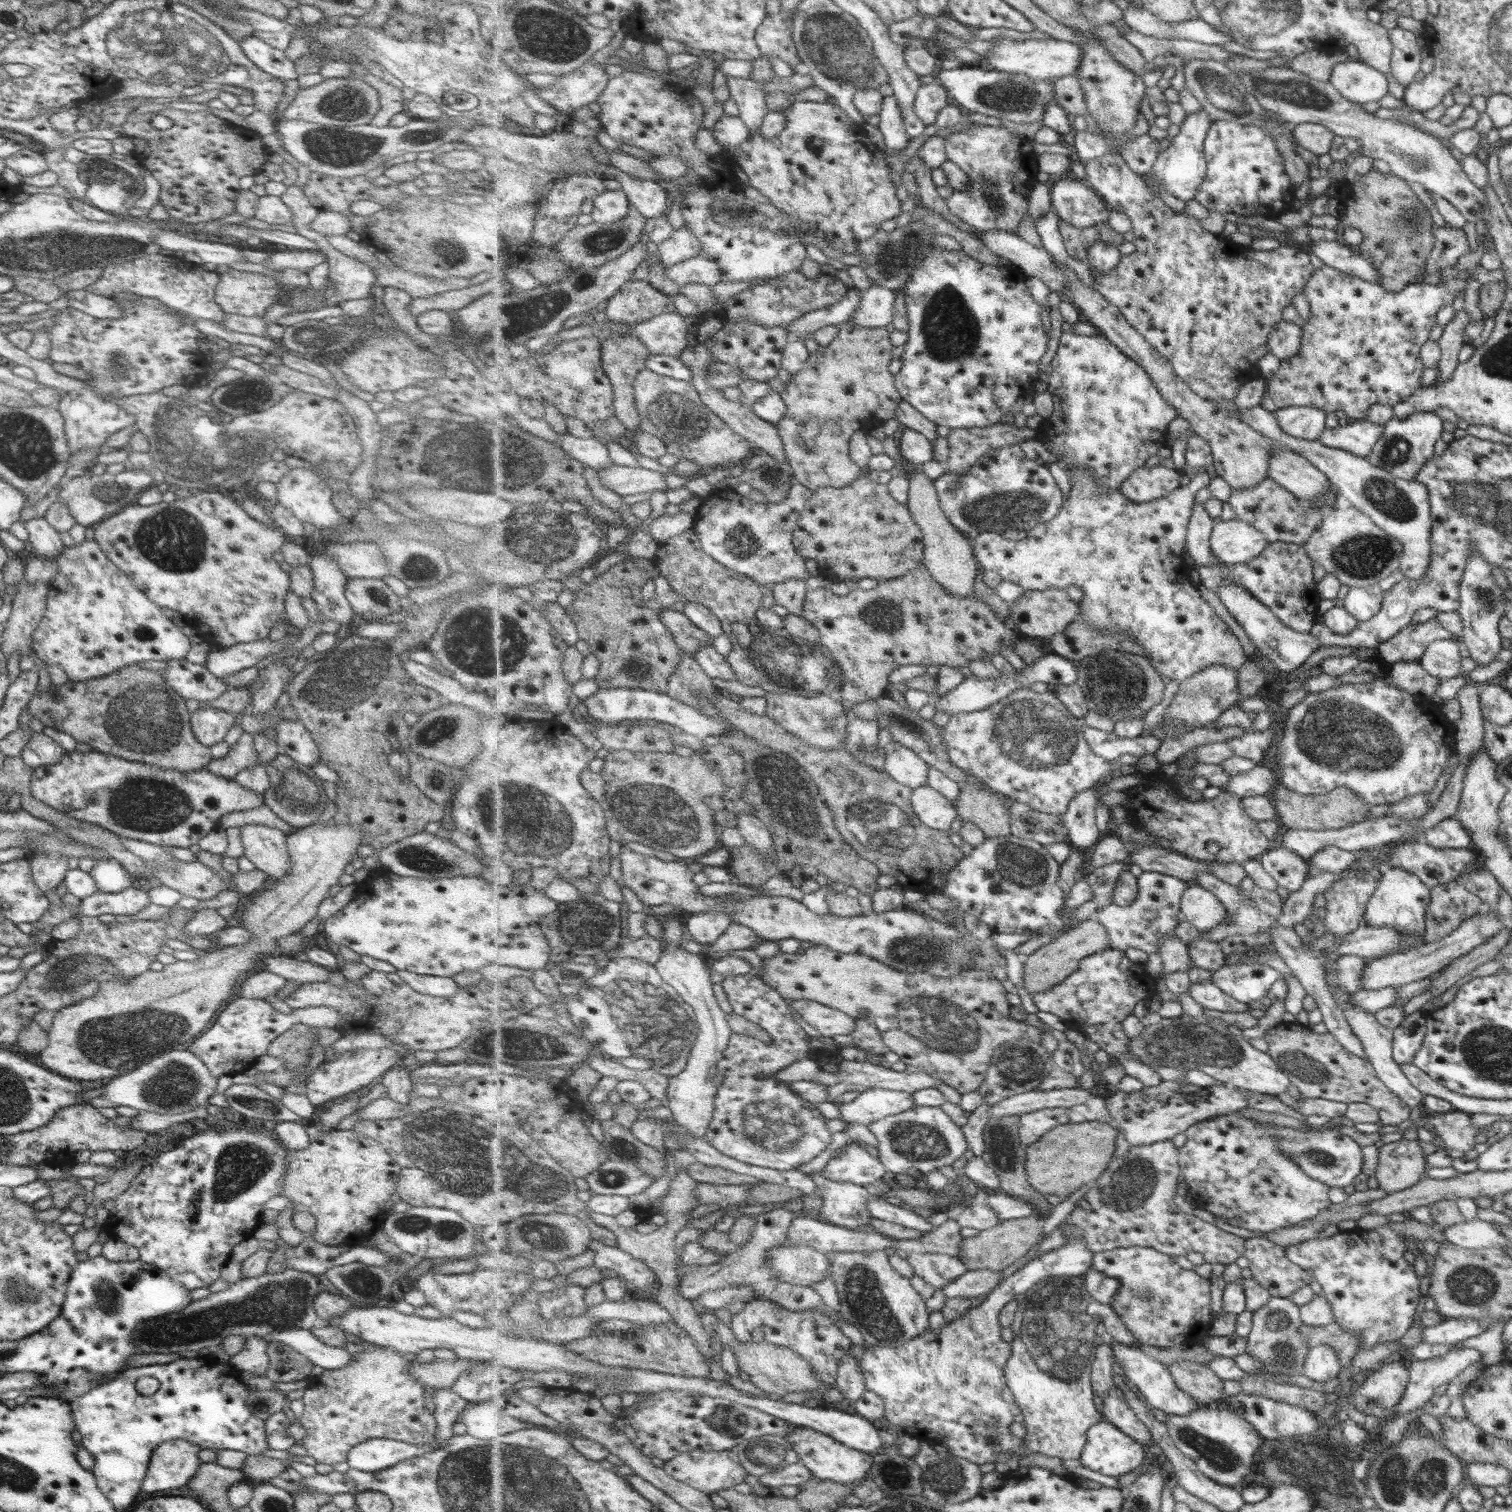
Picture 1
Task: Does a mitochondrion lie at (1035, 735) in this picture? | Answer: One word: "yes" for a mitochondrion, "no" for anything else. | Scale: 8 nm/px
yes

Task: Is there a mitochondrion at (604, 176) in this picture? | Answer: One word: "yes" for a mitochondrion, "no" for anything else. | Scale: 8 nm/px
no

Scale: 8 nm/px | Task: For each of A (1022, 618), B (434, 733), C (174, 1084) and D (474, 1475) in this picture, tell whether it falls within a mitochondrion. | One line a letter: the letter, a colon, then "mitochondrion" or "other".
A: other
B: mitochondrion
C: mitochondrion
D: mitochondrion

